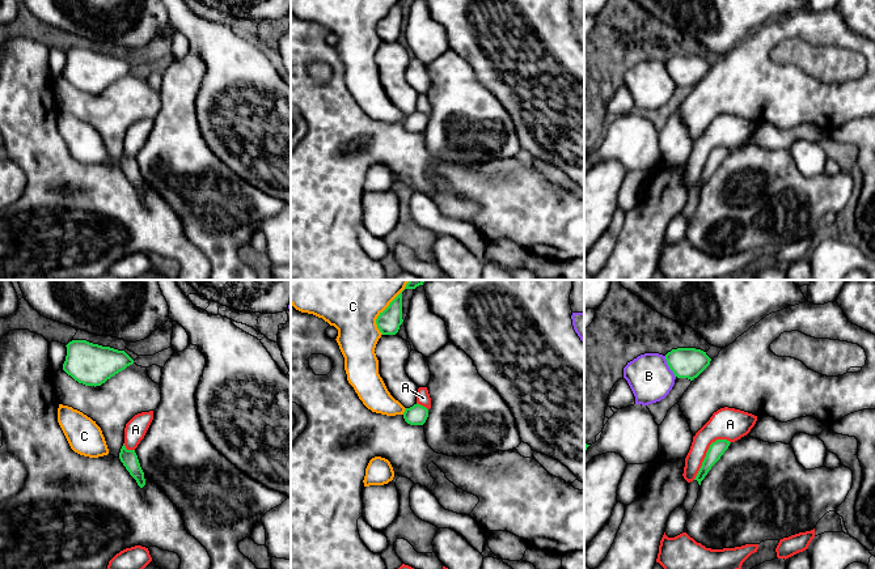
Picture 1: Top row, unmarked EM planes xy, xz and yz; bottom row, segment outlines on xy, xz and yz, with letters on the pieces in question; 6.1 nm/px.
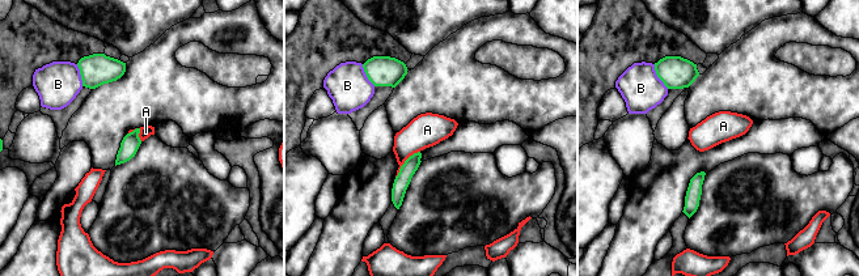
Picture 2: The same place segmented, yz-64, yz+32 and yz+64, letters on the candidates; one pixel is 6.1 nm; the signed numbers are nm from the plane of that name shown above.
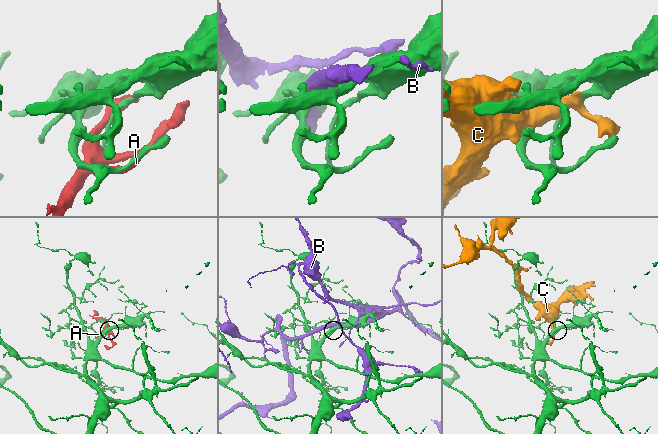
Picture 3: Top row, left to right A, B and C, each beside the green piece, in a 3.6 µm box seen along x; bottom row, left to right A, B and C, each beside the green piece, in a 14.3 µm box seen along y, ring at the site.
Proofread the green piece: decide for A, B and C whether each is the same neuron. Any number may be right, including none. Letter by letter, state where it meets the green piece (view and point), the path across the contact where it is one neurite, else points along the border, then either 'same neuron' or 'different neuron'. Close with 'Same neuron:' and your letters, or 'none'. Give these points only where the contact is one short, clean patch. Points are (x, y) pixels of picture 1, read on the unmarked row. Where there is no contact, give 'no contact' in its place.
A: meets green in yz at (706, 160); different neuron
B: meets green in yz at (668, 72); different neuron
C: meets green in xz at (380, 21); different neuron
Same neuron: none

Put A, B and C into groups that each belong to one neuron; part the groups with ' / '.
A / B / C

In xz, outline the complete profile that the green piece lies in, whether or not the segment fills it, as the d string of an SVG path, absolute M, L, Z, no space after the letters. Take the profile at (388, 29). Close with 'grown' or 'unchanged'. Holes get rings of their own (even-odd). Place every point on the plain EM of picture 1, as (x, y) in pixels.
M400 0L389 13L380 20L376 31L382 42L396 42L402 29L402 0Z | unchanged

